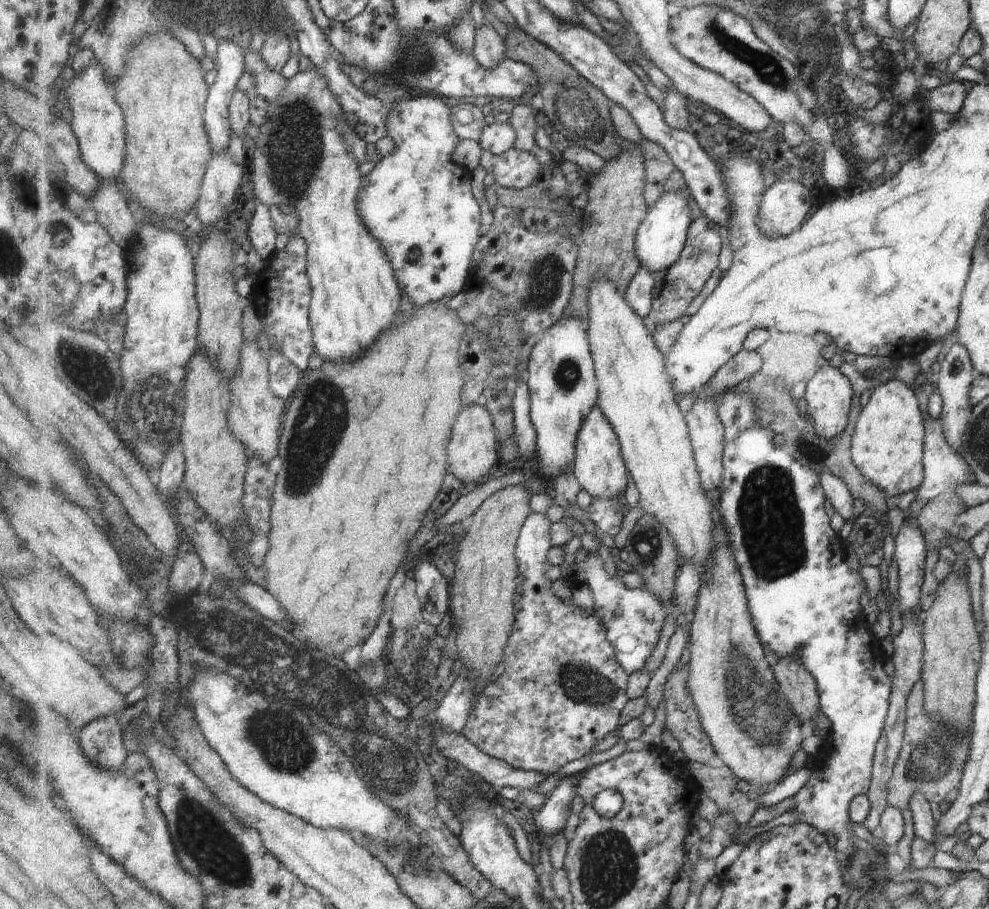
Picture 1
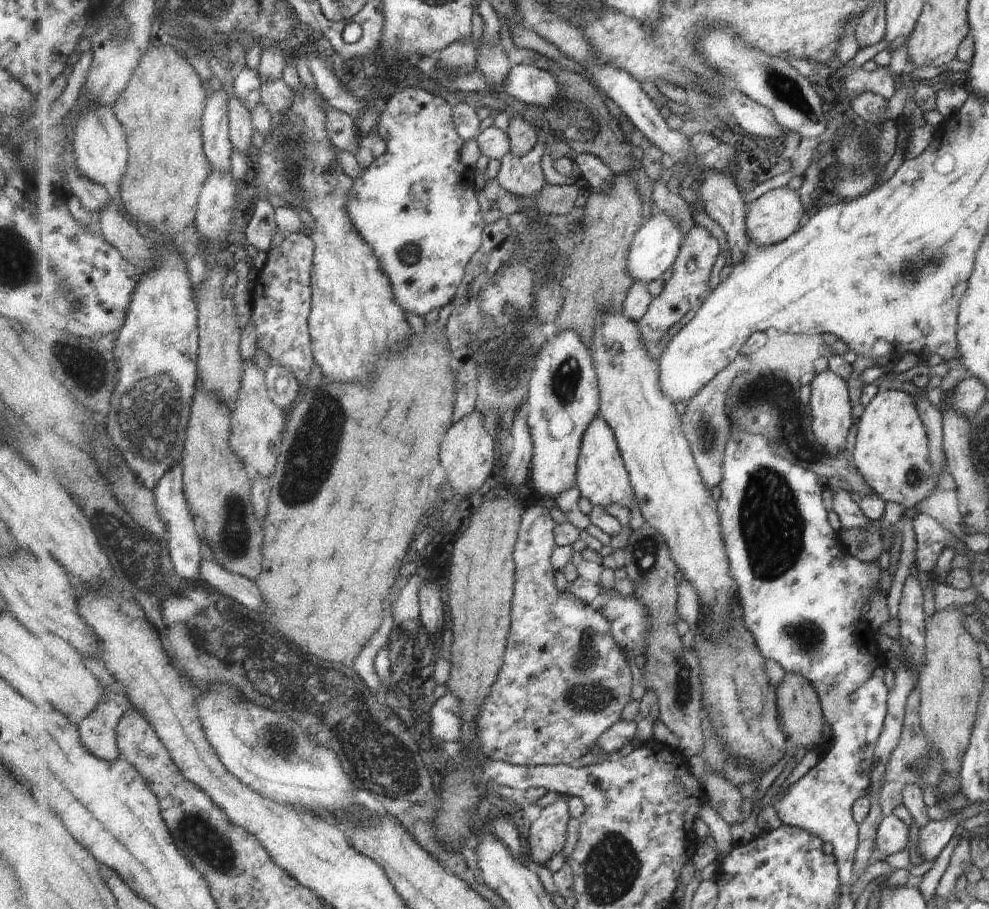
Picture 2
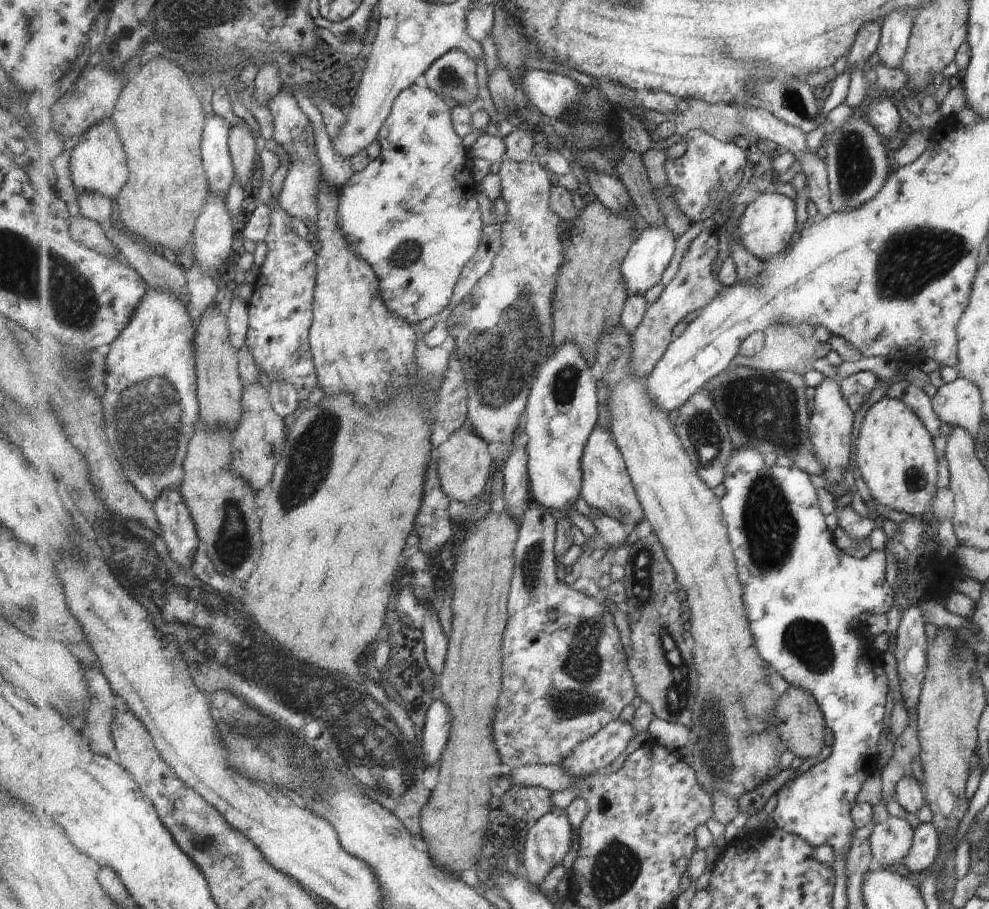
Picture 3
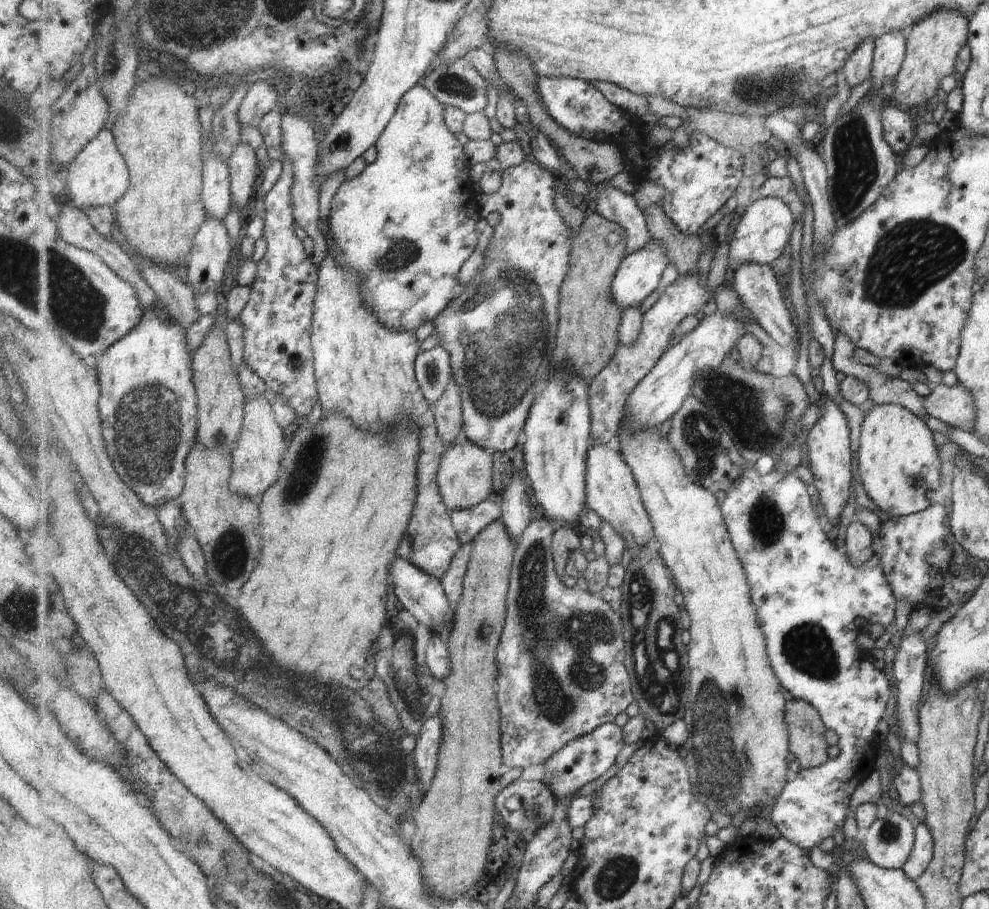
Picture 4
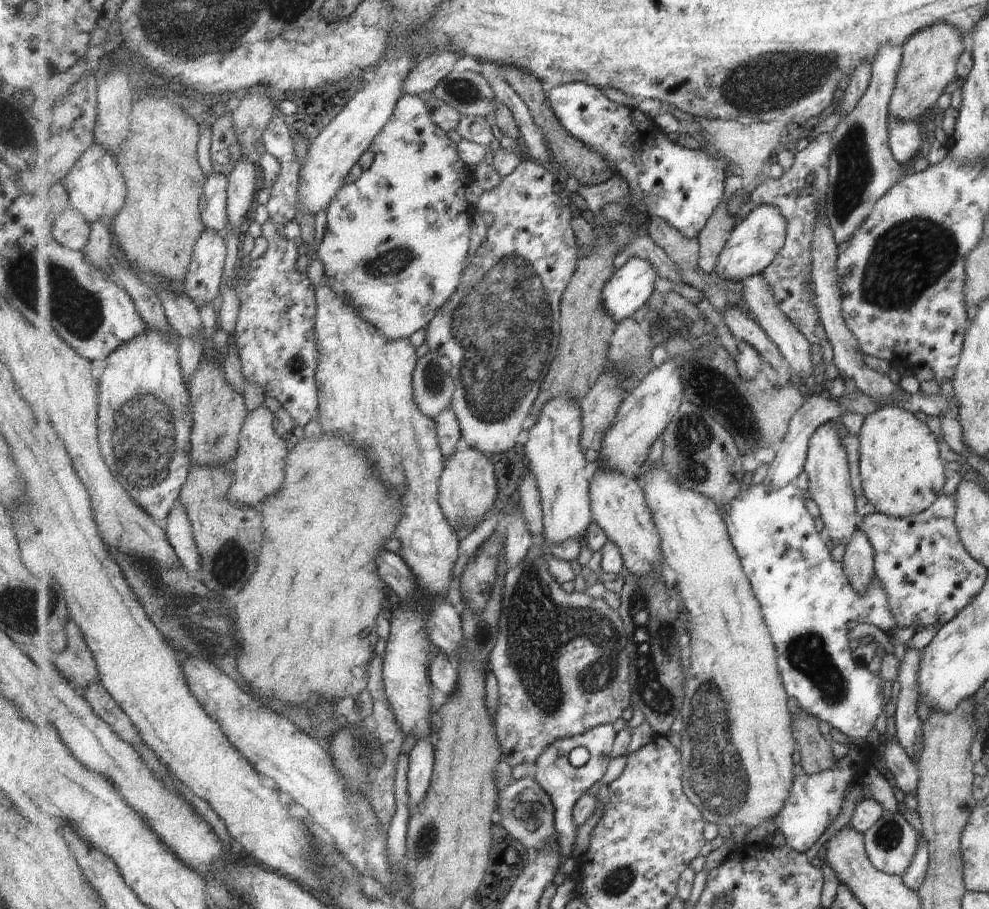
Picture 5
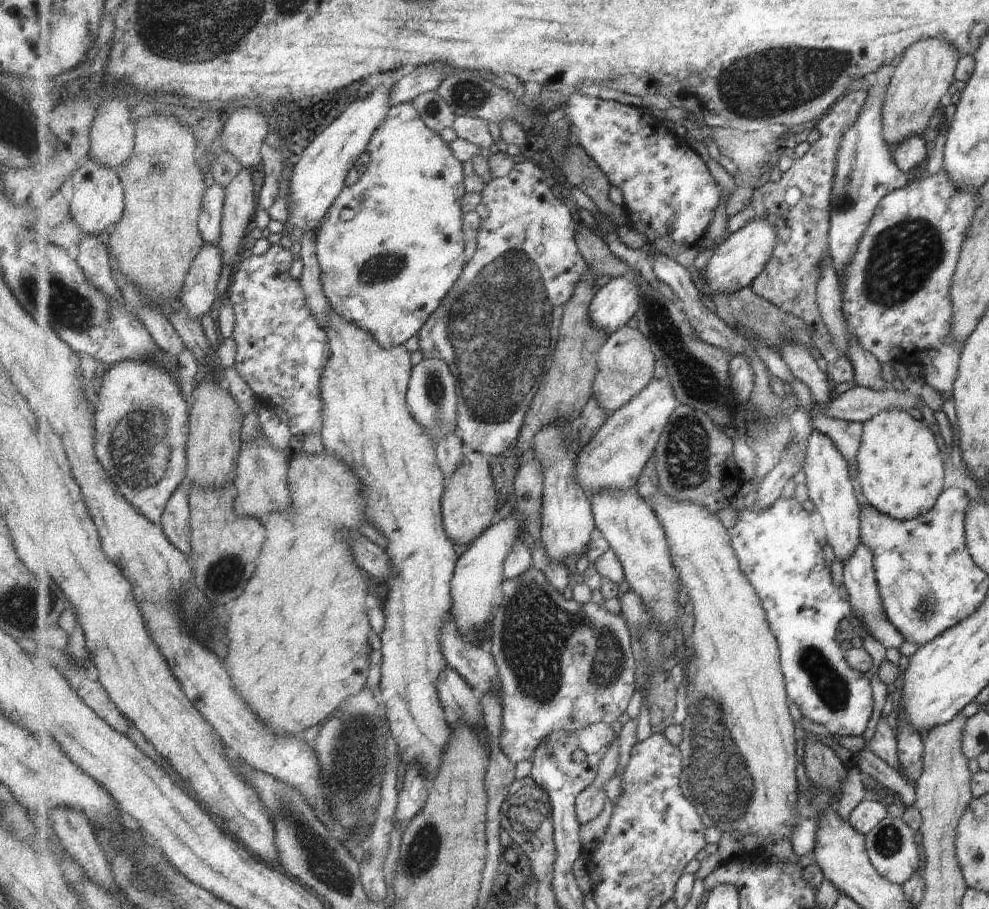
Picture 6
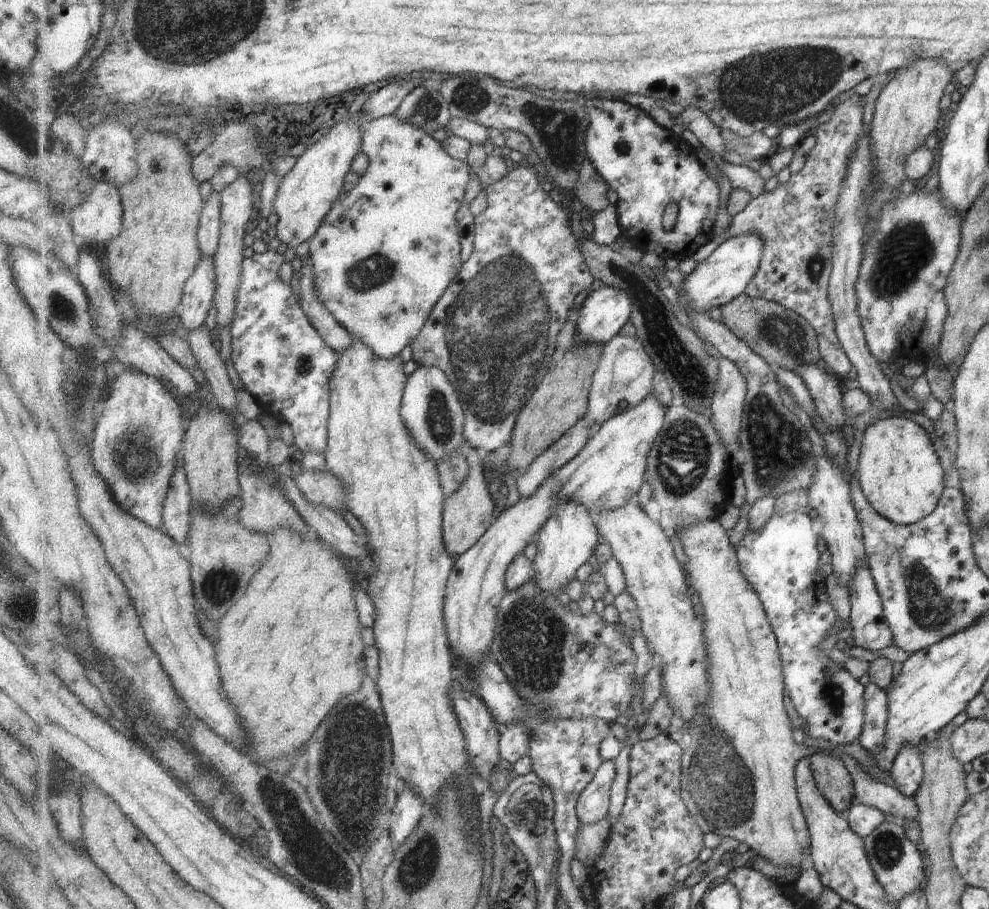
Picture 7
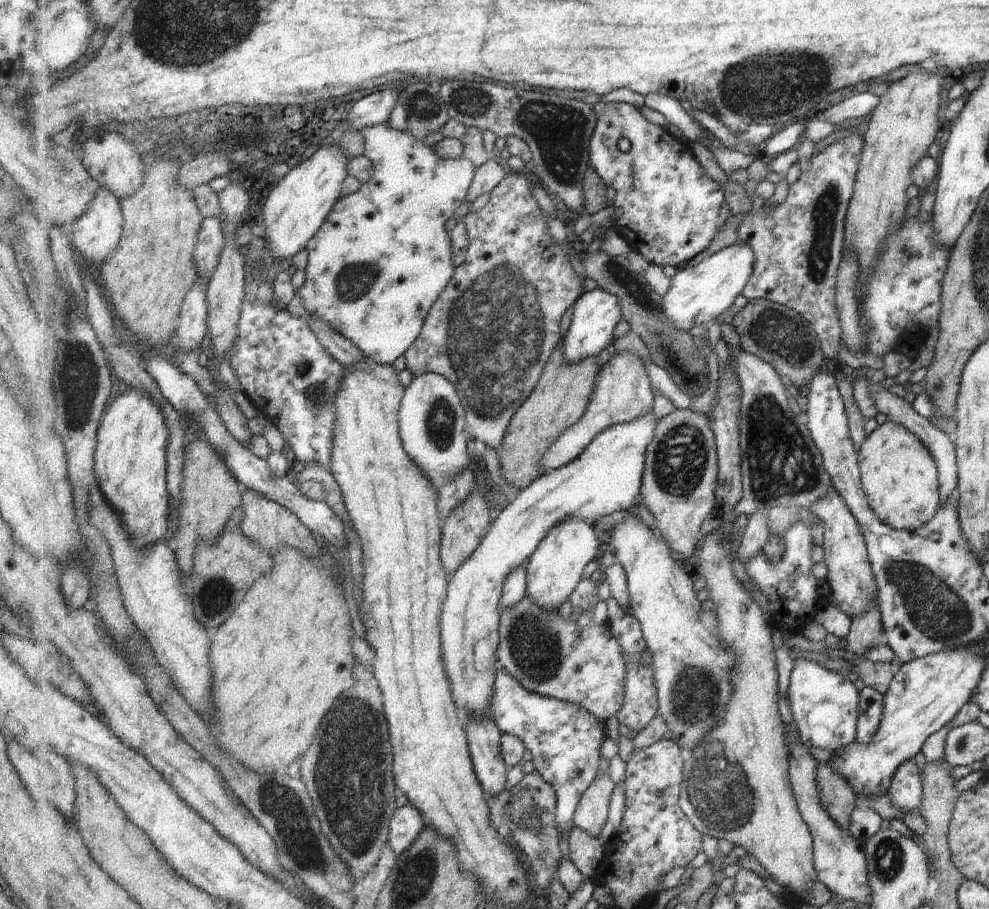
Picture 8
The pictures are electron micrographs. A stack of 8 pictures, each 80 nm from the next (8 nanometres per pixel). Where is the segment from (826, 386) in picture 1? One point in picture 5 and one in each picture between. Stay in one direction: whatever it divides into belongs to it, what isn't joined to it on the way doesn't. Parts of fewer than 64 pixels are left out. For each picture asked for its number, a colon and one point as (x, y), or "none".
2: (829, 405)
3: (829, 429)
4: (828, 441)
5: (826, 467)

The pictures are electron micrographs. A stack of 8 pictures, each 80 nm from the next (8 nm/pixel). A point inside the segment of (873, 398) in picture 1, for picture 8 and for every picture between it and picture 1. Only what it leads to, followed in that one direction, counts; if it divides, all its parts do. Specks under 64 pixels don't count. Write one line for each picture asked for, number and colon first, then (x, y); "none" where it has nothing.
2: (890, 450)
3: (894, 455)
4: (898, 466)
5: (901, 474)
6: (900, 470)
7: (900, 475)
8: (898, 477)

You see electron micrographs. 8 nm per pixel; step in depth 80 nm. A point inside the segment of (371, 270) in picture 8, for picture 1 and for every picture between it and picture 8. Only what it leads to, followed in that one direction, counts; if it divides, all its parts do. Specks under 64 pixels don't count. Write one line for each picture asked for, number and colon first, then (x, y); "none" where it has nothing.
1: (417, 201)
2: (416, 207)
3: (419, 193)
4: (418, 193)
5: (397, 241)
6: (392, 247)
7: (388, 251)

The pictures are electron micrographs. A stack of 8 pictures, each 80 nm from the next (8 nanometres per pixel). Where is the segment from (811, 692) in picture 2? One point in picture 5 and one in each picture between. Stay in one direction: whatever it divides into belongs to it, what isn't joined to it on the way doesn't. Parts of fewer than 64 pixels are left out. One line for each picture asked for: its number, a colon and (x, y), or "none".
3: (801, 725)
4: (807, 741)
5: (814, 749)

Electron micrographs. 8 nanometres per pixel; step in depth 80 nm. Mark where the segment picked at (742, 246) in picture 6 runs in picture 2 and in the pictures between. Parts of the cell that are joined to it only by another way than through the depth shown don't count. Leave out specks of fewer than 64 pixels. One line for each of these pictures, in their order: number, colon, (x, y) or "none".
2: (773, 217)
3: (768, 227)
4: (763, 234)
5: (755, 243)

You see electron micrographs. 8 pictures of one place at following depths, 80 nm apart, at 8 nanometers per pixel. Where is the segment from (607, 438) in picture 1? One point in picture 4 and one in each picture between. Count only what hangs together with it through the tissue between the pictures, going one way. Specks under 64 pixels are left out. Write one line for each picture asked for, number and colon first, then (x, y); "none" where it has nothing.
2: (603, 479)
3: (608, 487)
4: (612, 493)

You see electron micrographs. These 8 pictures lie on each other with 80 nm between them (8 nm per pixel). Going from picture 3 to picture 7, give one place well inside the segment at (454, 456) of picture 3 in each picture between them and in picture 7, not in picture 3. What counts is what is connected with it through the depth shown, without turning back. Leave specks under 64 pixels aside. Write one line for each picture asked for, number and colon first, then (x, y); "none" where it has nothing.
4: (465, 478)
5: (468, 489)
6: (469, 505)
7: (468, 514)

